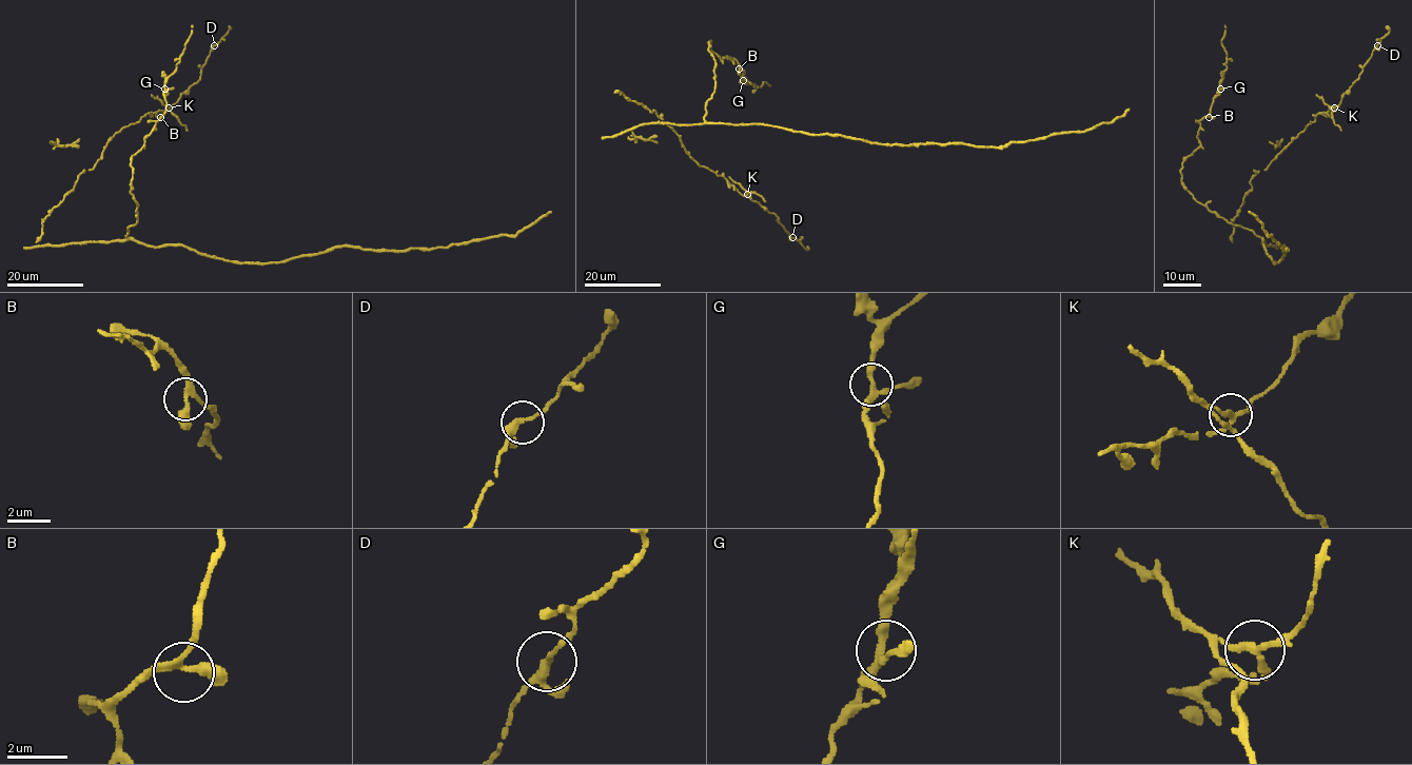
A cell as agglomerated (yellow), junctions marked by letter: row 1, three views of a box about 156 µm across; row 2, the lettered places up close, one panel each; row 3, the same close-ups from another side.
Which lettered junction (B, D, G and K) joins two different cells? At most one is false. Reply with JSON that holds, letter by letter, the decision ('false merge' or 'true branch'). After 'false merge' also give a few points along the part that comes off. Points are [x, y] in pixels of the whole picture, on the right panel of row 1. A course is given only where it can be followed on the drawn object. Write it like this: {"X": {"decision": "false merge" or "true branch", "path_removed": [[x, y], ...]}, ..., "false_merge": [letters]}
{"B": {"decision": "true branch"}, "D": {"decision": "true branch"}, "G": {"decision": "true branch"}, "K": {"decision": "false merge", "path_removed": [[1334, 108], [1330, 109], [1332, 119], [1340, 131]]}, "false_merge": ["K"]}

